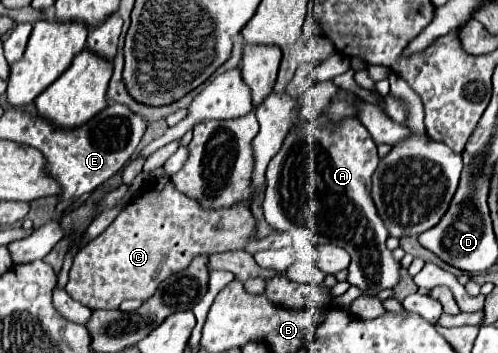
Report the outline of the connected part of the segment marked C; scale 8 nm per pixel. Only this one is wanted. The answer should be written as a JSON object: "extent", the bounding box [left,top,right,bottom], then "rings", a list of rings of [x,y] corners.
{"extent":[65,182,261,310],"rings":[[[171,182],[161,194],[147,188],[103,234],[91,240],[75,256],[65,290],[73,300],[91,310],[117,310],[123,300],[147,300],[153,296],[165,278],[187,268],[199,254],[227,250],[245,250],[253,254],[253,244],[259,244],[261,250],[261,240],[251,240],[253,232],[255,218],[245,206],[203,210],[195,200],[177,192]]]}

